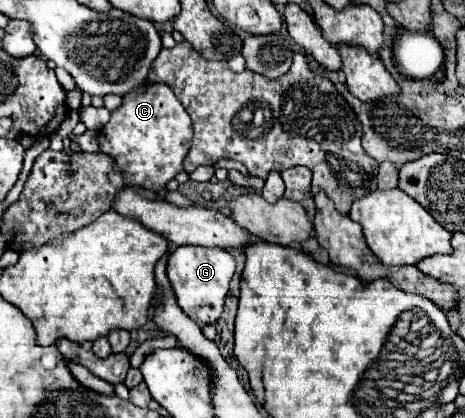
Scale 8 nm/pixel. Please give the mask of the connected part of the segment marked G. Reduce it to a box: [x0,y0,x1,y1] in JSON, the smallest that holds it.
[166,245,236,325]

